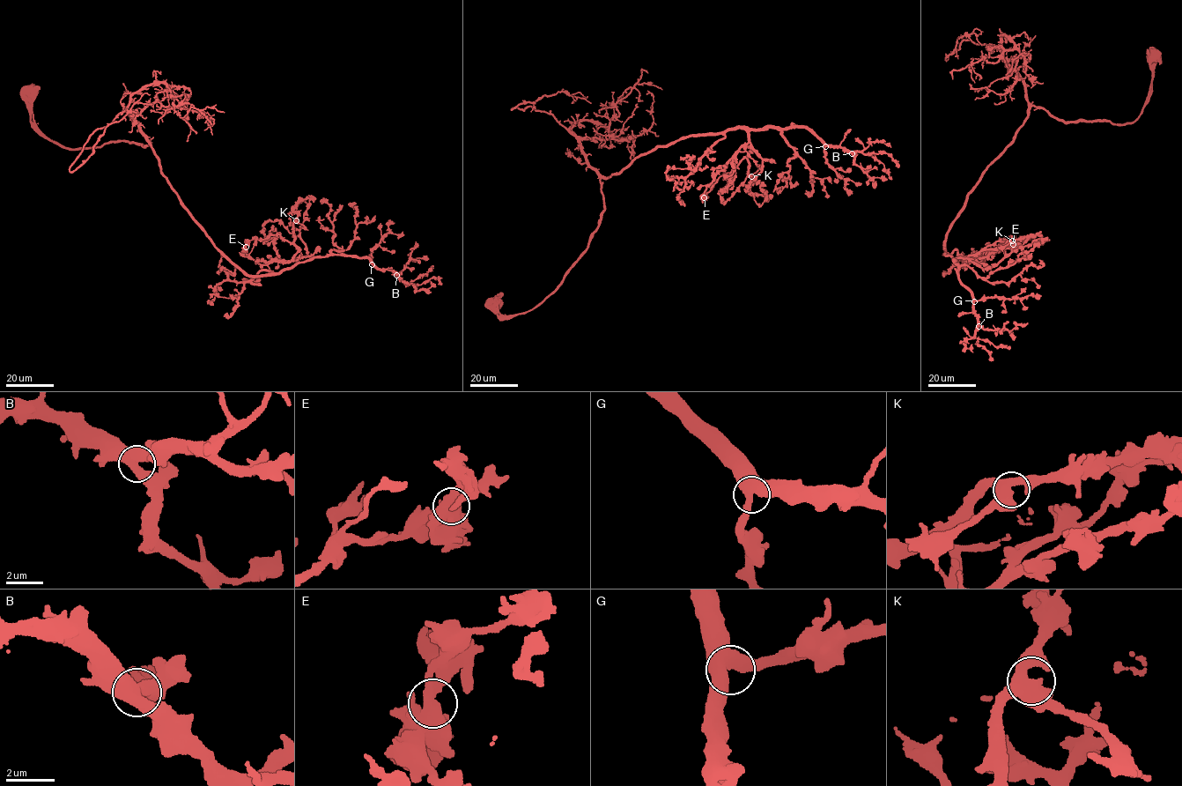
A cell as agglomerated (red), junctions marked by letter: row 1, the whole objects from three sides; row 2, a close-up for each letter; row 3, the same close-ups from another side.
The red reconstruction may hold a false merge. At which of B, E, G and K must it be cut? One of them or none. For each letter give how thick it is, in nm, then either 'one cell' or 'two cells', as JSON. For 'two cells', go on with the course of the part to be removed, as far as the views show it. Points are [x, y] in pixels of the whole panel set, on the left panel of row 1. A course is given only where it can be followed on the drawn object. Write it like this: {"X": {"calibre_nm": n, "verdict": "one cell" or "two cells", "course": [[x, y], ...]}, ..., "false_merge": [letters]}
{"B": {"calibre_nm": 500, "verdict": "one cell"}, "E": {"calibre_nm": 500, "verdict": "two cells", "course": [[245, 247], [249, 240], [277, 234], [291, 242], [297, 215], [293, 208], [303, 201], [309, 203]]}, "G": {"calibre_nm": 480, "verdict": "one cell"}, "K": {"calibre_nm": 500, "verdict": "one cell"}, "false_merge": ["E"]}

